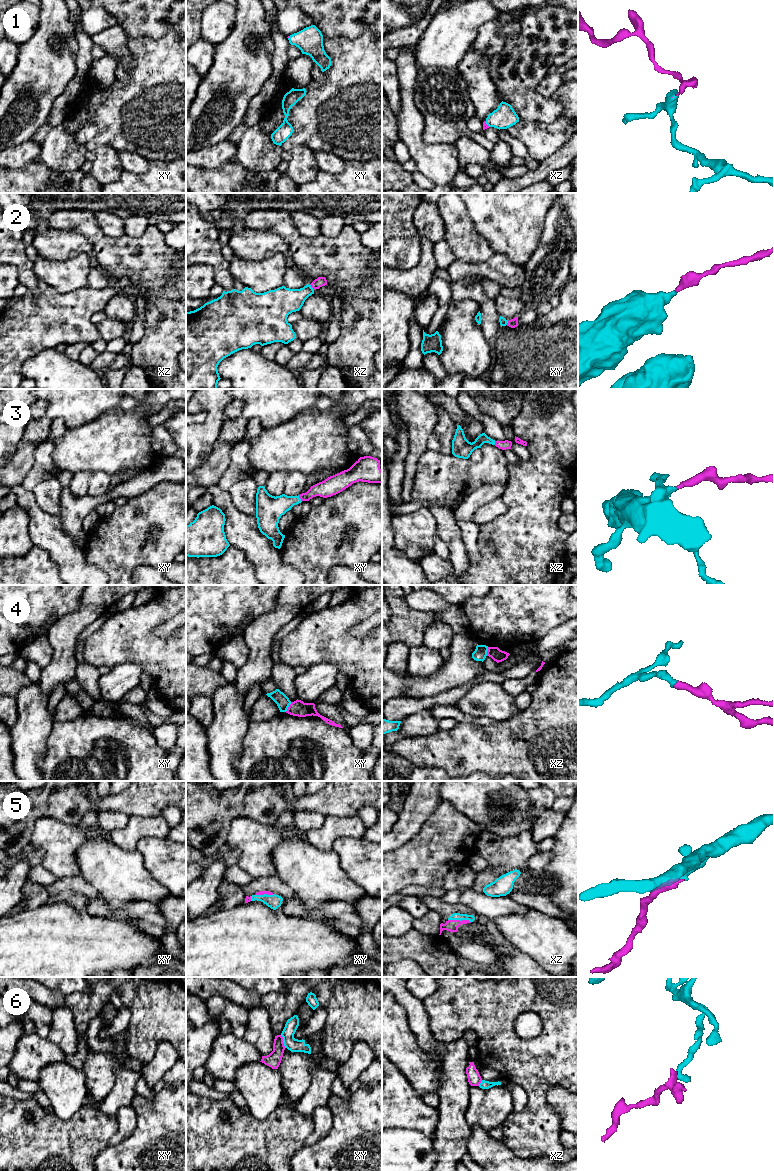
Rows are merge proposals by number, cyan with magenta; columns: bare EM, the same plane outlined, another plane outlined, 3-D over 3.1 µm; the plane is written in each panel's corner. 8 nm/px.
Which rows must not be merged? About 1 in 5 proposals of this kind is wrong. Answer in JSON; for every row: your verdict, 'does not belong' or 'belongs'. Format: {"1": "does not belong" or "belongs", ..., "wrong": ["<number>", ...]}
{"1": "belongs", "2": "belongs", "3": "belongs", "4": "does not belong", "5": "belongs", "6": "does not belong", "wrong": ["4", "6"]}

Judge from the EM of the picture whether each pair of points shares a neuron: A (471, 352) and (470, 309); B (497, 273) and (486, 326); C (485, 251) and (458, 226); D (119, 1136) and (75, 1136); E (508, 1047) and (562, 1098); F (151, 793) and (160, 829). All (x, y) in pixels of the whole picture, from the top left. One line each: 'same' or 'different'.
A: same
B: different
C: same
D: different
E: different
F: different

